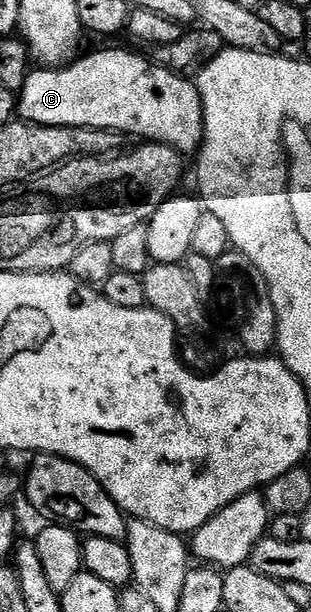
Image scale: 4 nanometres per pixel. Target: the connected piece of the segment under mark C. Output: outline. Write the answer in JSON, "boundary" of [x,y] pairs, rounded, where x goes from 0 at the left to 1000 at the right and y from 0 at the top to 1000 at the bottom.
{"boundary":[[[415,83],[270,90],[215,109],[96,114],[61,152],[61,188],[77,199],[444,221],[453,230],[534,234],[595,257],[646,245],[653,172],[630,134]]]}

